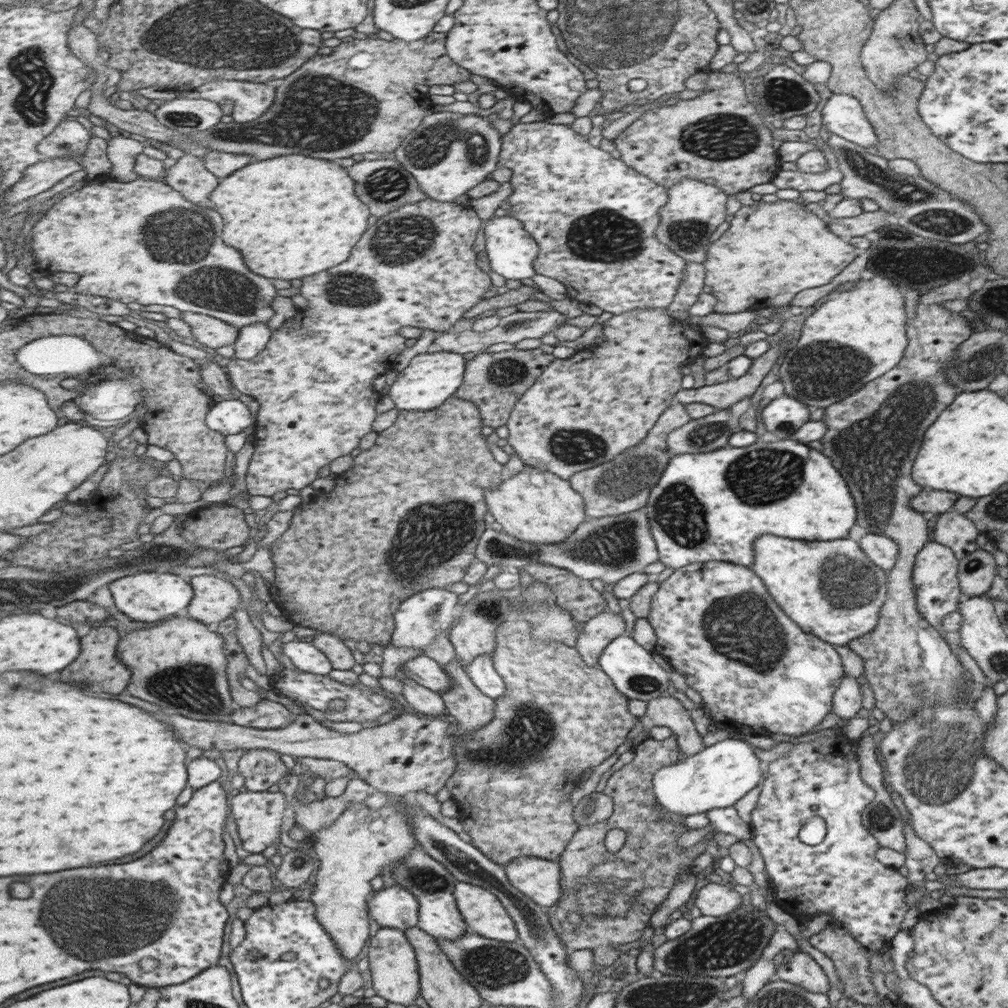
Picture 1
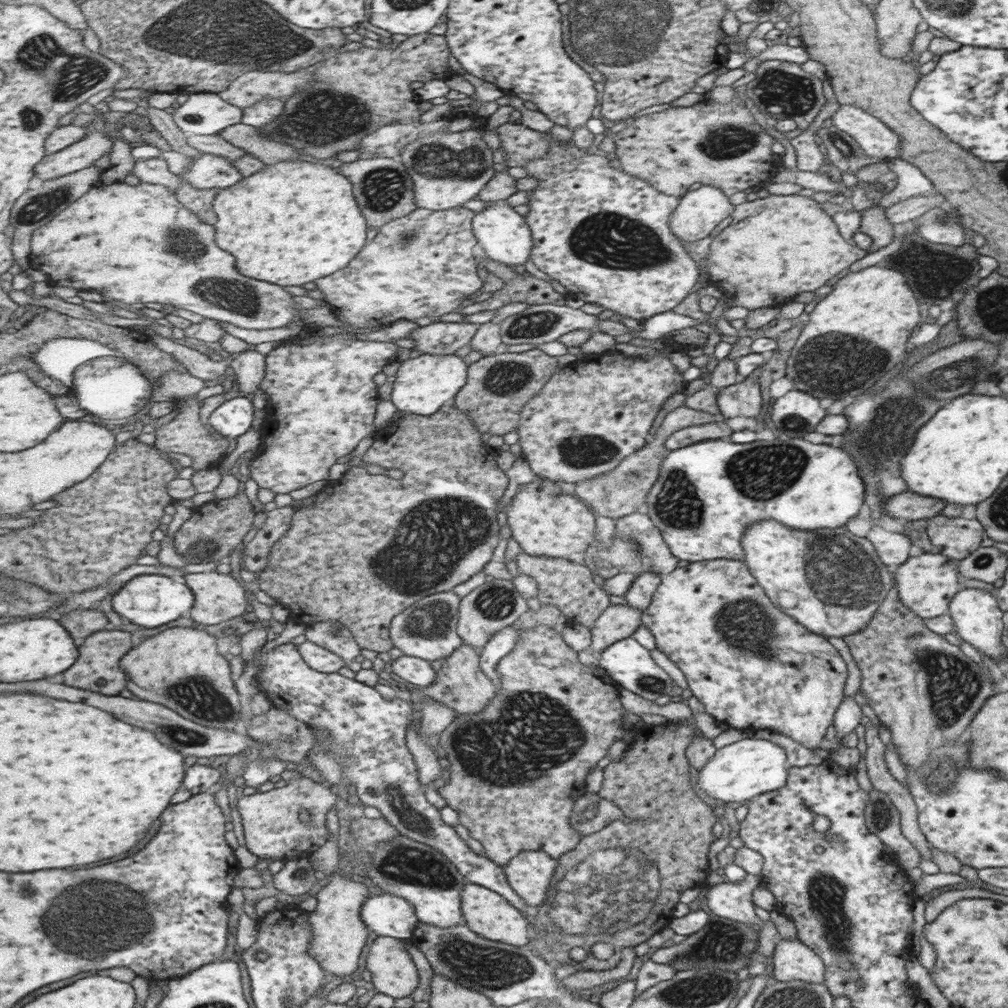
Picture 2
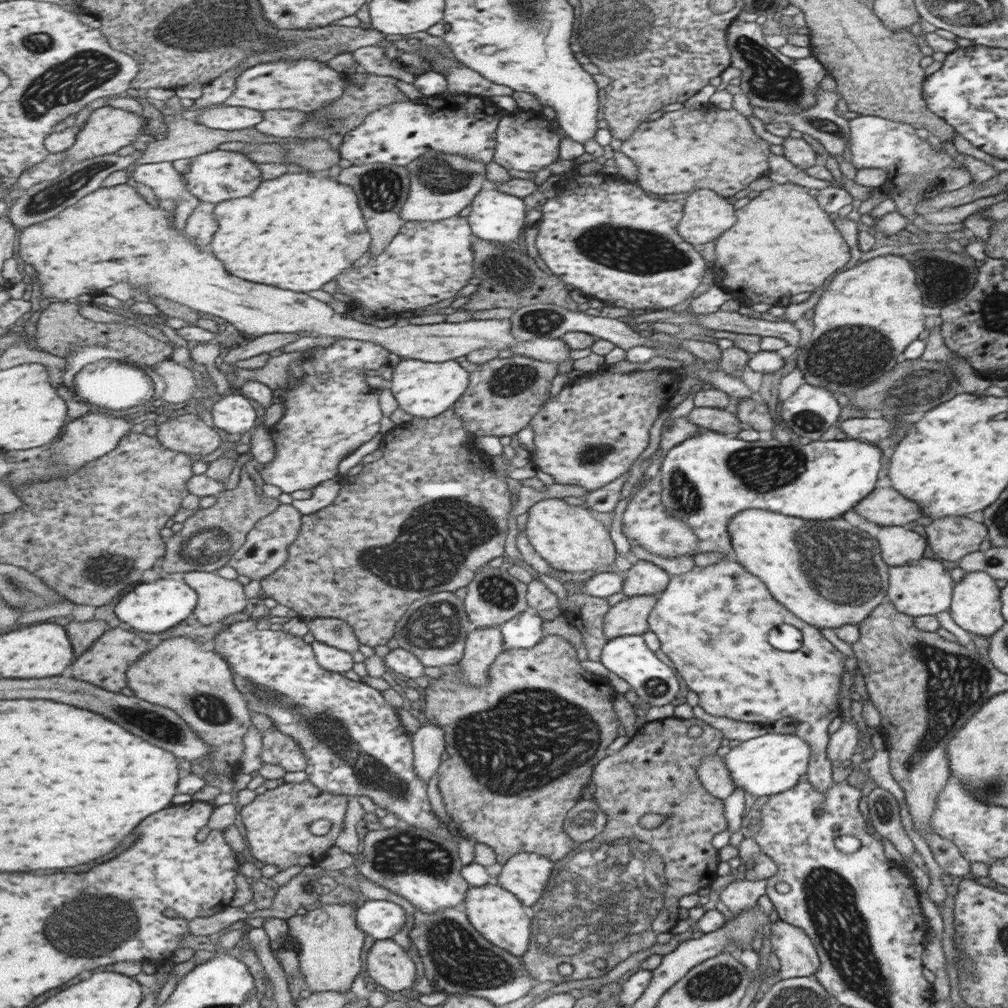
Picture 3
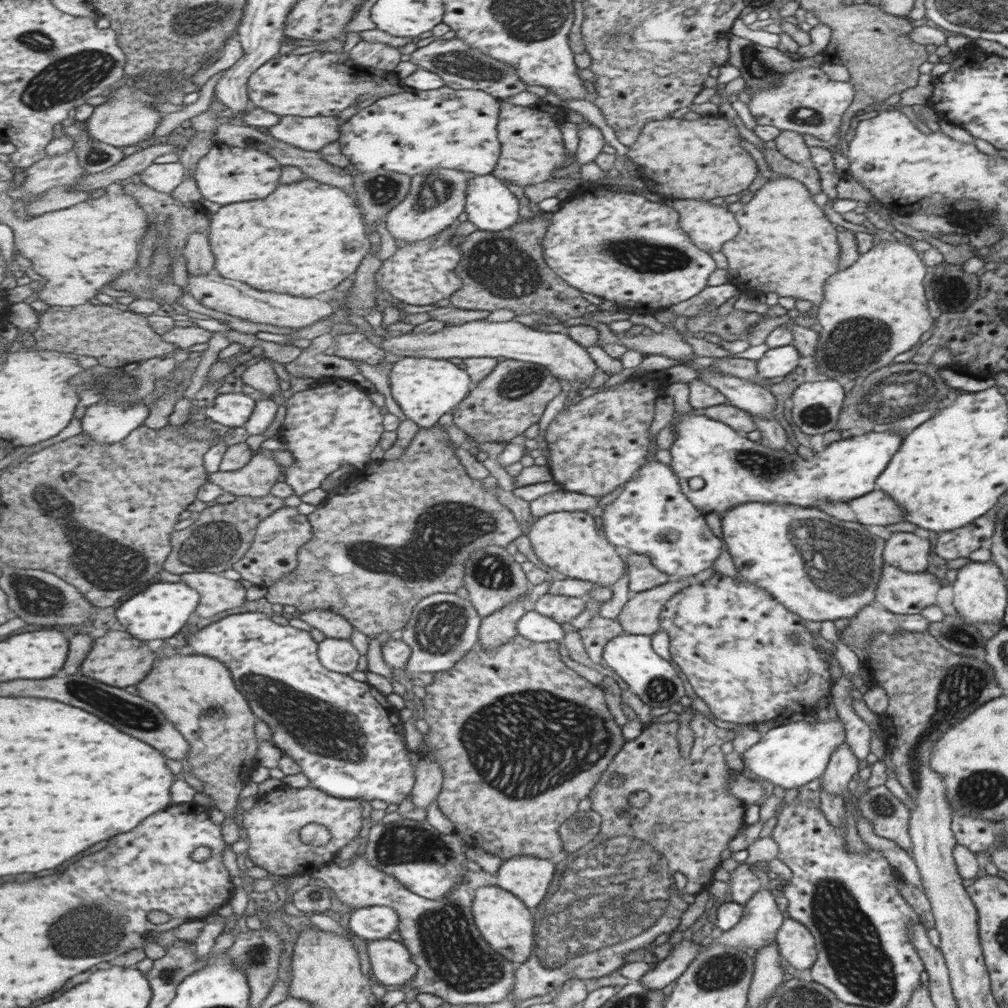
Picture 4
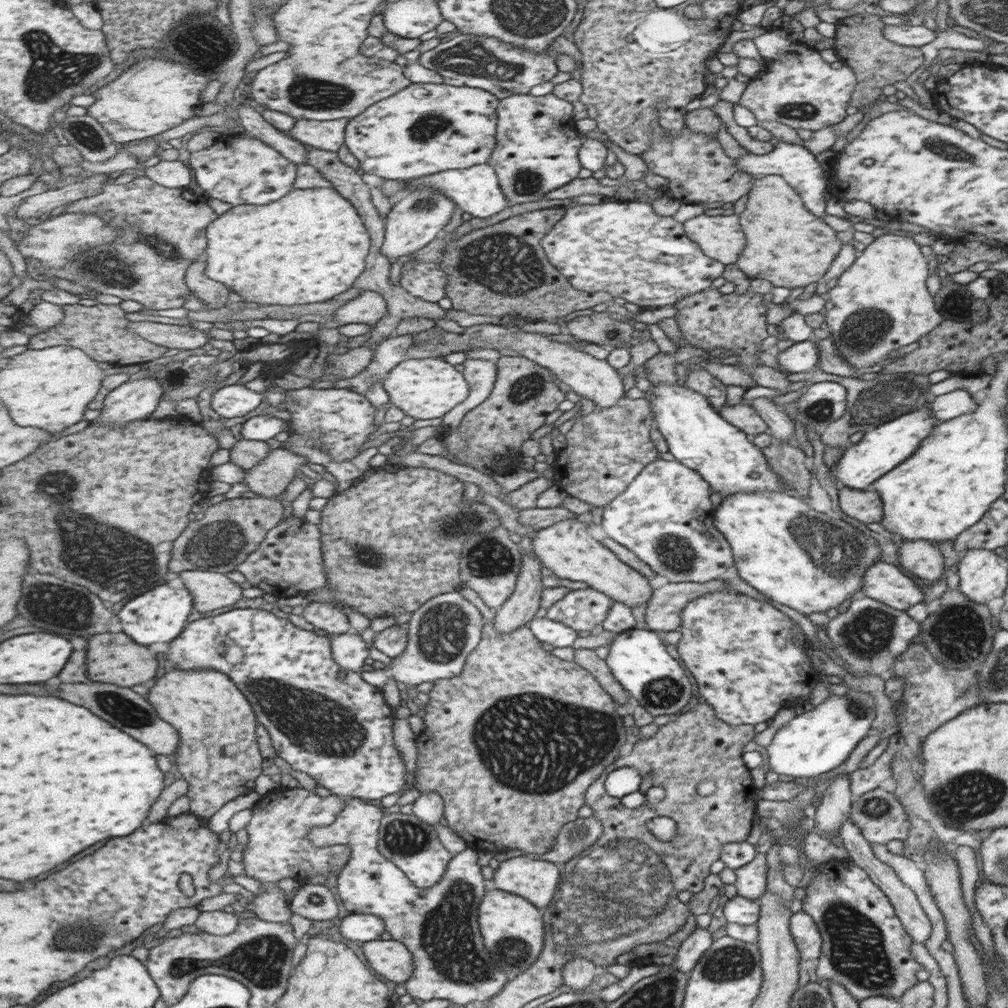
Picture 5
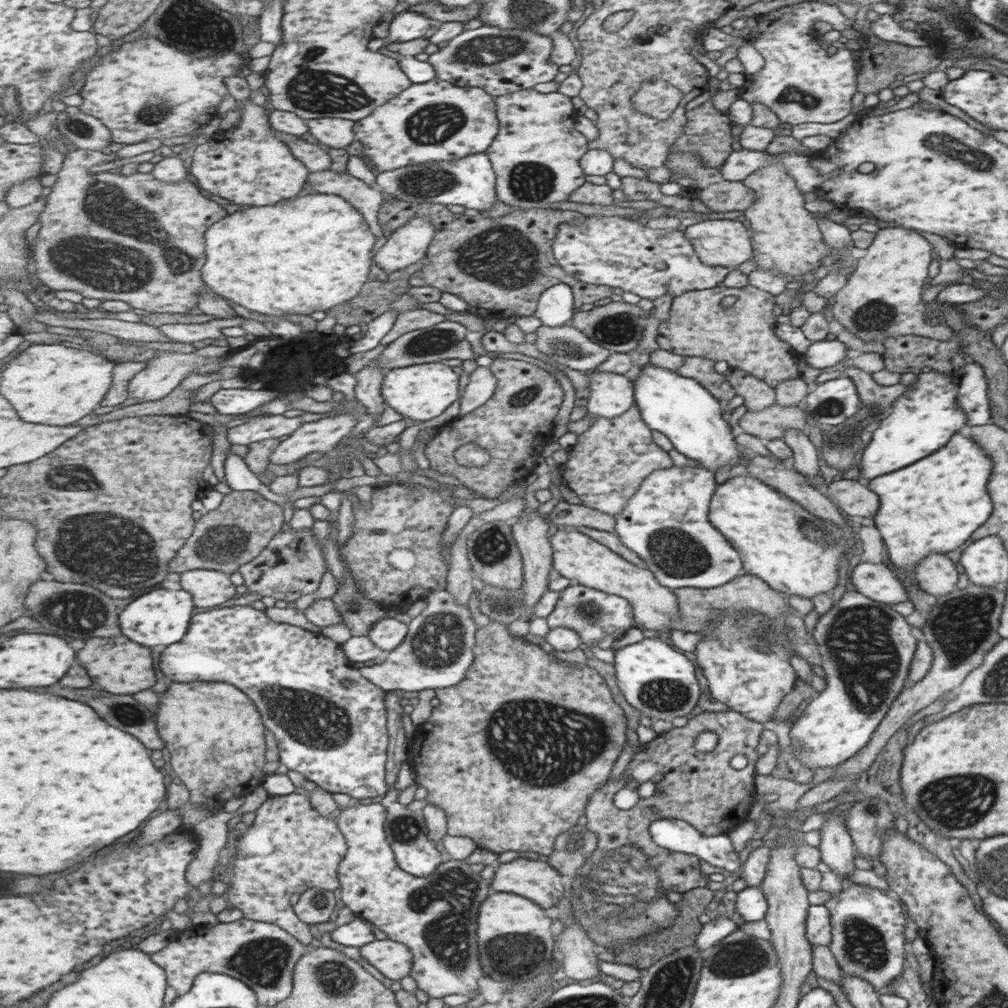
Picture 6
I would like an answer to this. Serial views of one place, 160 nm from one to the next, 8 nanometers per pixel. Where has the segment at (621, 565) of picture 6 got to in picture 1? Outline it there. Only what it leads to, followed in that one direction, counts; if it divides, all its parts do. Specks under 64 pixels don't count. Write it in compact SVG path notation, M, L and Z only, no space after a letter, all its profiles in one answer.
M528 466L521 473L503 476L503 482L488 488L486 502L488 518L507 535L533 545L549 545L565 541L583 523L582 496L569 488L569 481Z

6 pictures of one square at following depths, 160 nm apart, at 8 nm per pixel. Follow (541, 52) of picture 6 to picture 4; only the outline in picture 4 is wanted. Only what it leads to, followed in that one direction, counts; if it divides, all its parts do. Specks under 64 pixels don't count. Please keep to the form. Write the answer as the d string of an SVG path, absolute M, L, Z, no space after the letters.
M457 38L441 40L435 39L423 48L417 48L411 54L410 62L418 68L435 72L443 78L445 86L455 90L482 90L490 94L493 98L502 100L515 96L518 92L523 92L527 85L516 75L513 67L503 66L501 62L473 50L469 44Z

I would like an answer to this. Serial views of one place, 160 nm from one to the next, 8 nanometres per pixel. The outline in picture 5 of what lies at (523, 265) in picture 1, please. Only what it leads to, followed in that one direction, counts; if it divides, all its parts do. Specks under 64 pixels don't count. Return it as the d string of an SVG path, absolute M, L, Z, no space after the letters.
M488 163L476 164L471 168L441 171L407 181L410 190L425 187L436 188L439 193L449 197L463 211L468 212L475 218L487 218L495 212L501 212L503 208L507 208L507 199L503 198L504 192L500 189L499 179Z

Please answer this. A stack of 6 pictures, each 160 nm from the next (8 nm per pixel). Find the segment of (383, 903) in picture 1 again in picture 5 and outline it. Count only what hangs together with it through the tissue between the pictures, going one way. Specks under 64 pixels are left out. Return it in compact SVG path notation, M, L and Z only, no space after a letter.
M351 913L340 924L342 937L356 944L380 940L384 932L387 932L385 921L377 915Z

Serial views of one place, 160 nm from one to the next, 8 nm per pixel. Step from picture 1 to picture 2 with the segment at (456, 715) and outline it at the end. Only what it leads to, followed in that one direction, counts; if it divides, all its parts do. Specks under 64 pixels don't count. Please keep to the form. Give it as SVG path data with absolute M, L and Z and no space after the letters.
M464 643L451 656L449 656L438 670L437 681L424 689L424 692L433 699L440 701L449 708L456 710L457 714L470 714L483 710L496 692L493 683L490 683L485 674L479 670L480 651L474 646Z

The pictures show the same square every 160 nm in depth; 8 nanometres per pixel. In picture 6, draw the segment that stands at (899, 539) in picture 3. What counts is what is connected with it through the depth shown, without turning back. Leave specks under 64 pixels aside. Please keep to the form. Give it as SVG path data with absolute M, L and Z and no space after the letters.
M930 554L922 558L913 572L920 589L936 598L951 592L957 582L955 565L944 554Z

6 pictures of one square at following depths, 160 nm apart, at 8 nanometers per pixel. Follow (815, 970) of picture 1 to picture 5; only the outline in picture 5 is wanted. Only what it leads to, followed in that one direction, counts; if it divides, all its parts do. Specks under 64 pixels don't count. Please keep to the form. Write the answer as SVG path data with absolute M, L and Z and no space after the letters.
M801 911L791 915L789 934L792 934L793 942L800 952L801 960L819 957L823 939L812 916L803 914Z

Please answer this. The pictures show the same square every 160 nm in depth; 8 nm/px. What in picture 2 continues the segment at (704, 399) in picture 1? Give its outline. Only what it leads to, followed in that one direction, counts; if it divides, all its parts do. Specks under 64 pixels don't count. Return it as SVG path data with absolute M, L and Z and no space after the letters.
M746 378L731 387L715 390L715 404L720 410L721 418L741 415L754 418L761 407L760 391L757 381Z

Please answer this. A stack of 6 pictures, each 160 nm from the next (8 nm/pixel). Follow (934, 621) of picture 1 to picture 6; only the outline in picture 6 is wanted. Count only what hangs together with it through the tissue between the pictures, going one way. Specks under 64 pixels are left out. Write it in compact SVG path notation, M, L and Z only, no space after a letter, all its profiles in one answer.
M857 563L849 580L855 591L875 602L888 605L908 600L899 579L883 563Z

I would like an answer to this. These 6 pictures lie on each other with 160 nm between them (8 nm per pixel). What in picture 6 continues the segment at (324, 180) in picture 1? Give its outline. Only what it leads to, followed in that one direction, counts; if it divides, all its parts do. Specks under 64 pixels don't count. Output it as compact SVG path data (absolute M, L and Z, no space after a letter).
M311 194L302 198L293 198L290 202L281 202L269 206L253 206L241 208L227 218L212 224L206 233L206 254L208 261L202 269L202 277L209 289L215 291L219 296L229 299L253 312L258 312L269 316L285 316L285 314L313 314L319 310L331 310L333 306L340 306L354 300L365 282L369 281L371 274L371 264L375 261L375 240L376 234L371 230L369 223L365 220L357 207L349 203L345 198L335 194Z

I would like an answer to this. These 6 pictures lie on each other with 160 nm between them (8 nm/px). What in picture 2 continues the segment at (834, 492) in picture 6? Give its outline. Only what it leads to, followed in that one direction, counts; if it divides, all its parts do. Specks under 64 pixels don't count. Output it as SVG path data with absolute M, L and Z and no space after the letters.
M901 492L897 498L889 498L889 502L884 502L882 510L889 518L915 521L934 517L945 505L946 502L938 498Z

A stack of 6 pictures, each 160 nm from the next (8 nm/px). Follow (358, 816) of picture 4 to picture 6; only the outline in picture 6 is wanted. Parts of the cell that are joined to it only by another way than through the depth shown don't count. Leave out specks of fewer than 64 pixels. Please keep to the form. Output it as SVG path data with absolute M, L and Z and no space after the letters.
M297 790L285 796L269 796L256 811L253 824L236 842L233 877L229 884L228 899L232 907L240 909L245 919L276 924L297 938L303 945L313 944L313 925L303 922L293 906L293 894L303 895L305 890L341 889L340 868L348 853L348 840L338 823L322 816L313 806L309 793Z

